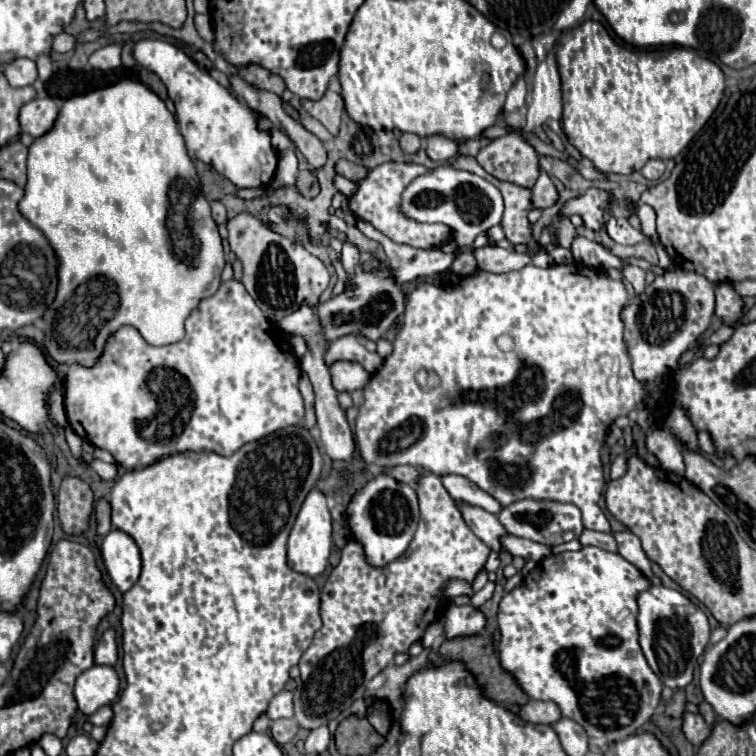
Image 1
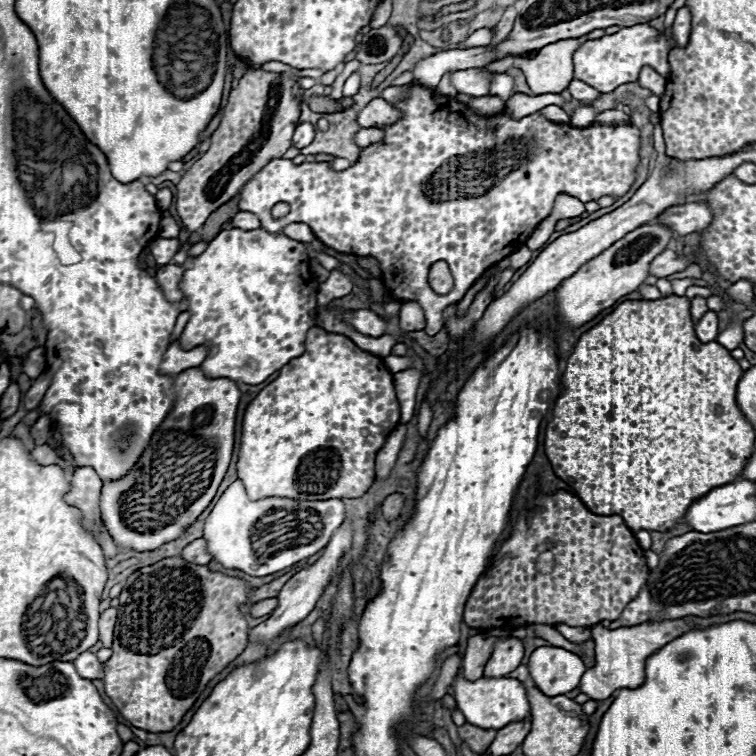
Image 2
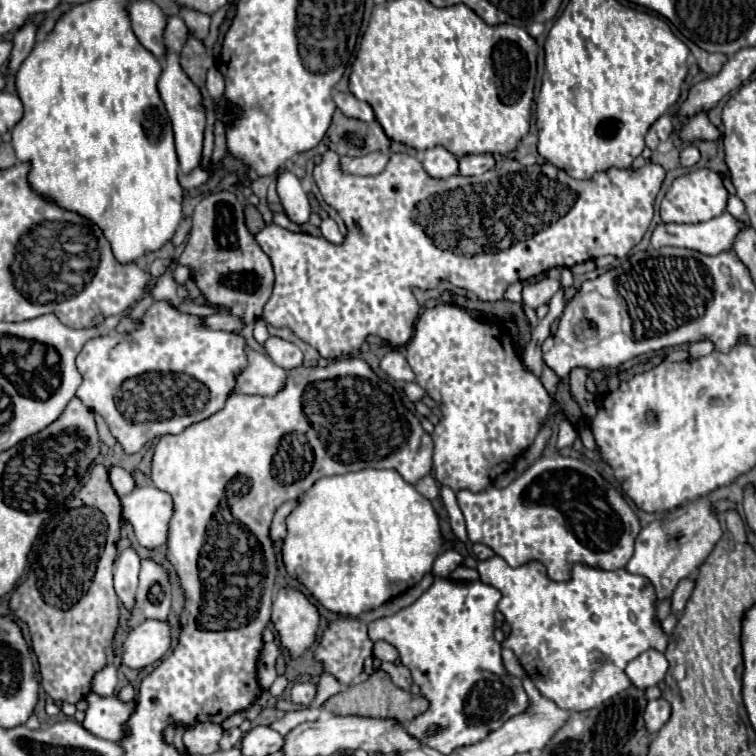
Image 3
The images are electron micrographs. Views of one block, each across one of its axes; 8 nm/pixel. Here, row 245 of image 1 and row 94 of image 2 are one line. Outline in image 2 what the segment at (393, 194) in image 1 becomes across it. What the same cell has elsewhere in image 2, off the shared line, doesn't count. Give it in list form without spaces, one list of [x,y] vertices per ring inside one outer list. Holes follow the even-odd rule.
[[[412,82],[410,94],[392,106],[402,118],[382,126],[386,132],[384,140],[366,146],[354,166],[334,172],[326,162],[304,162],[296,166],[292,160],[276,158],[244,186],[238,208],[260,216],[262,228],[272,234],[282,234],[292,222],[304,222],[324,246],[342,254],[378,260],[386,292],[394,300],[418,302],[422,306],[428,336],[442,330],[442,310],[446,306],[456,304],[490,266],[526,244],[536,226],[550,216],[558,194],[574,196],[584,204],[602,196],[620,198],[636,180],[640,162],[640,130],[636,126],[592,124],[588,128],[574,128],[570,124],[550,122],[540,112],[520,120],[512,120],[504,112],[486,118],[456,98],[424,88],[420,82]],[[276,202],[288,202],[290,214],[274,220],[270,210]],[[438,260],[446,260],[454,276],[450,296],[440,296],[428,286],[428,270]]]

